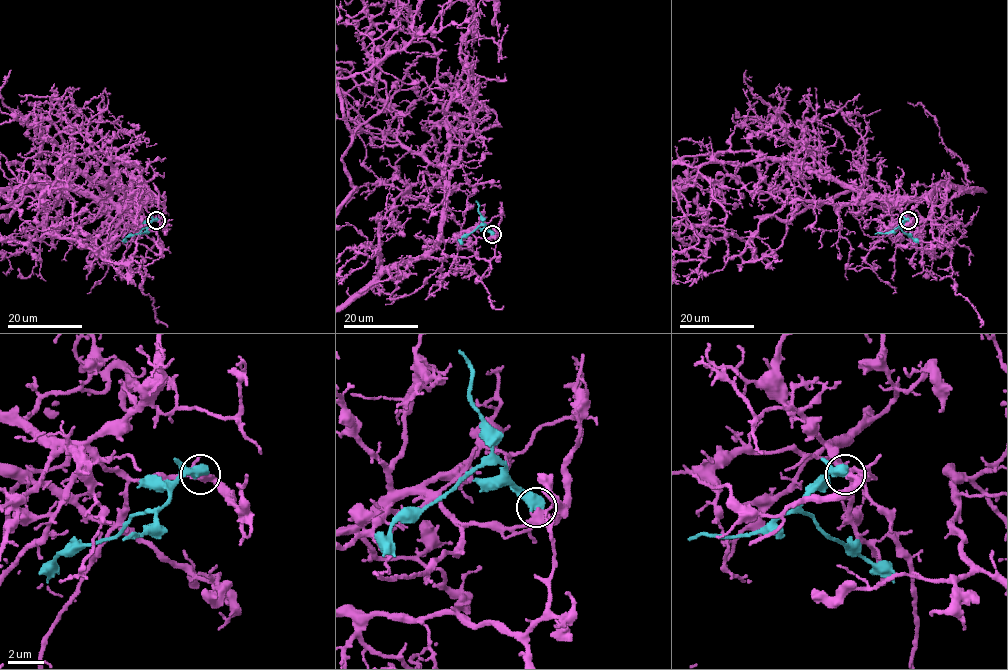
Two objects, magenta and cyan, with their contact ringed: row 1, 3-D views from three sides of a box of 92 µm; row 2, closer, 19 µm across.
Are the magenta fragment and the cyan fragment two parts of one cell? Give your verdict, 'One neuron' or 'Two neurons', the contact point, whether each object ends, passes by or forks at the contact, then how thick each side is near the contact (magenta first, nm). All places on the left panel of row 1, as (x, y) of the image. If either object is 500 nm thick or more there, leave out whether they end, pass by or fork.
Two neurons. Place: (156, 220). Thickness 360 nm (magenta) against 650 nm

